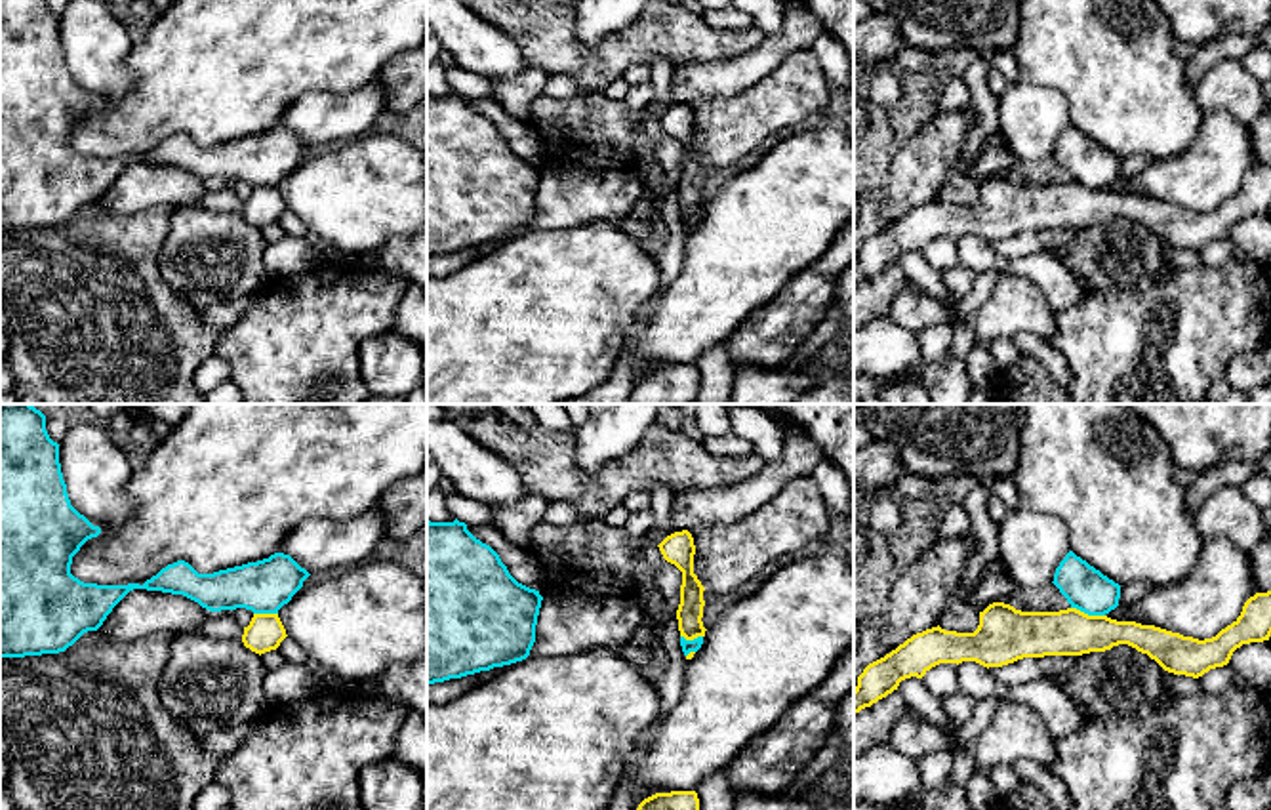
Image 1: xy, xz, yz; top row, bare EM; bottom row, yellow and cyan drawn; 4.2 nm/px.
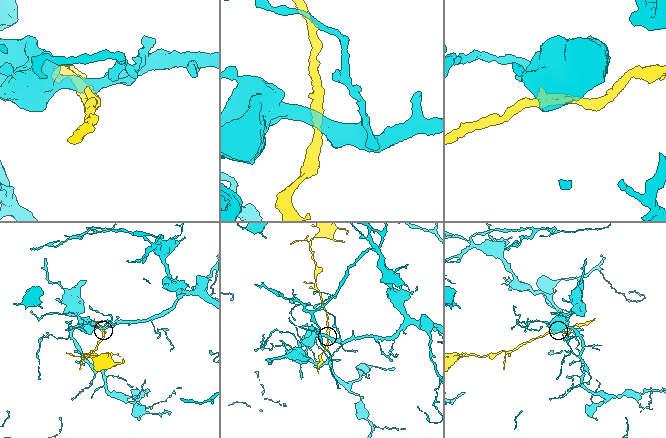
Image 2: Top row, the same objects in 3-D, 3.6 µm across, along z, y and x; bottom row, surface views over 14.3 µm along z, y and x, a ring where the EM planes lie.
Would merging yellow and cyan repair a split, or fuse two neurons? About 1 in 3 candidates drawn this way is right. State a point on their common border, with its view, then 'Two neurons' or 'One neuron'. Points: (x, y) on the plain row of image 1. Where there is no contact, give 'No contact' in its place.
Touches yellow at yz (1087, 187). Two neurons

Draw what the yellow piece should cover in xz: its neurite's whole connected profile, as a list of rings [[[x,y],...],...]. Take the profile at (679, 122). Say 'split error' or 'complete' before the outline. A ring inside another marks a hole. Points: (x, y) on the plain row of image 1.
complete | [[[688,103],[667,109],[659,118],[663,132],[682,145],[680,177],[676,183],[678,204],[686,213],[705,210],[703,200],[703,164],[705,160],[694,147],[696,118]]]

